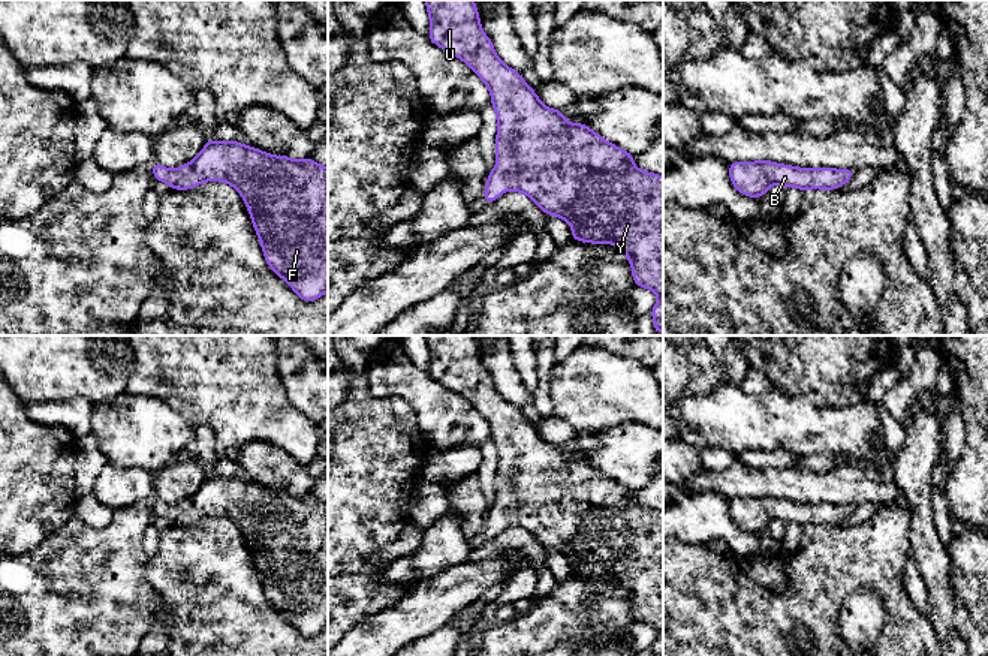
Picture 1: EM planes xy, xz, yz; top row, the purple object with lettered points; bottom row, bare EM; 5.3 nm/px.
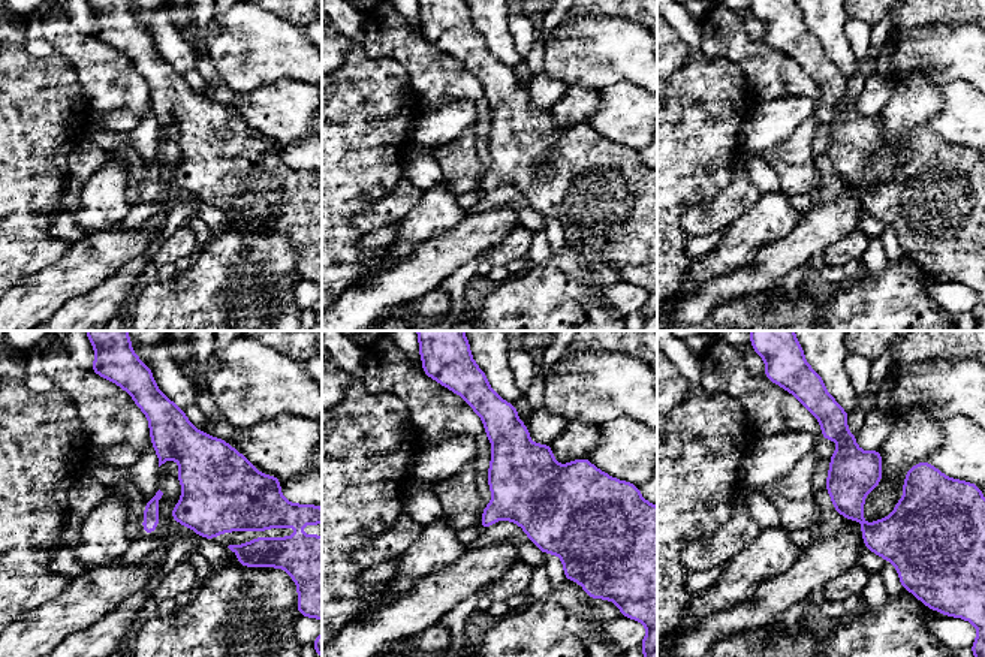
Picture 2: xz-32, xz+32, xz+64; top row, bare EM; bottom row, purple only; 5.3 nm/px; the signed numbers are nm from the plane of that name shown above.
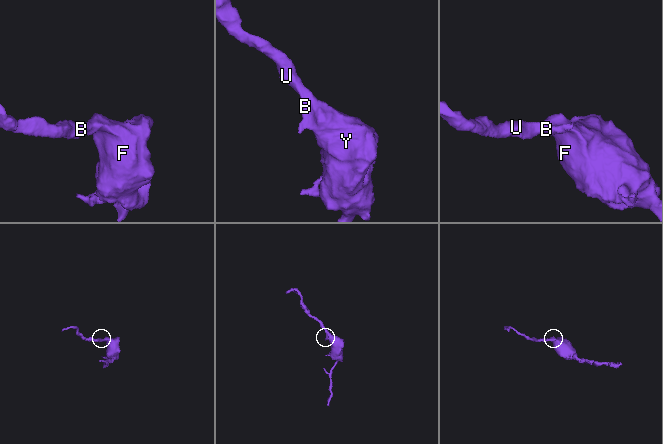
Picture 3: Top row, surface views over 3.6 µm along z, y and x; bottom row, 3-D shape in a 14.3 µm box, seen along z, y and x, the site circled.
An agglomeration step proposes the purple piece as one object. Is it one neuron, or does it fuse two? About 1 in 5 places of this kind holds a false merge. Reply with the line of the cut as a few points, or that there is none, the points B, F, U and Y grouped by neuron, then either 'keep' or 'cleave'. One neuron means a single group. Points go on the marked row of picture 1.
no cut; B F U Y; keep

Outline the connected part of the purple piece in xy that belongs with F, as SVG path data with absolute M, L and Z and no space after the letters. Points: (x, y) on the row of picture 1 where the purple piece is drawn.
M208 138L202 151L178 169L151 163L156 181L186 190L204 181L225 181L243 196L260 240L266 264L284 279L302 301L314 301L328 291L328 168L311 157L295 160L272 156L238 141Z

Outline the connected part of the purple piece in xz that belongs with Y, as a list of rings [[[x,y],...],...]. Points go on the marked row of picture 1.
[[[473,0],[425,3],[431,22],[428,39],[466,61],[491,91],[497,114],[497,165],[490,171],[484,199],[493,204],[503,190],[522,192],[545,214],[569,222],[573,240],[623,247],[633,283],[659,295],[650,315],[654,332],[663,334],[663,177],[638,169],[633,154],[605,141],[587,124],[569,124],[560,109],[545,106],[521,73],[497,57]]]

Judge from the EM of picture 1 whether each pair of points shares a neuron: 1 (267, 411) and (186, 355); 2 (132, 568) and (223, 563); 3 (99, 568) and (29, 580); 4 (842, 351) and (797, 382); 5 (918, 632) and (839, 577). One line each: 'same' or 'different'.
1: same
2: different
3: same
4: same
5: same

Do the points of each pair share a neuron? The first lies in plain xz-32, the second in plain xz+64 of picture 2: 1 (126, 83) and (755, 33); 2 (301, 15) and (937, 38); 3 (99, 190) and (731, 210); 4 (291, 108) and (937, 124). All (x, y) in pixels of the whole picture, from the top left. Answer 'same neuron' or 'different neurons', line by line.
1: different neurons
2: different neurons
3: different neurons
4: same neuron

